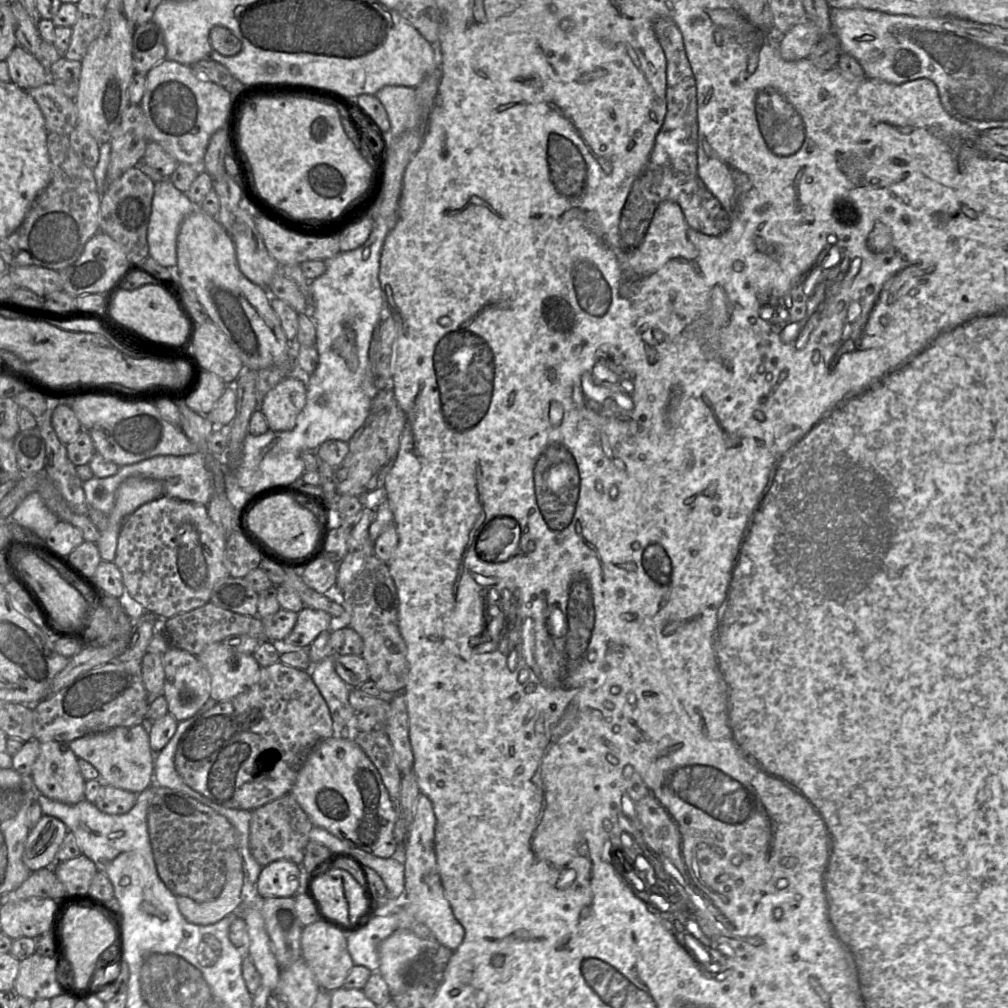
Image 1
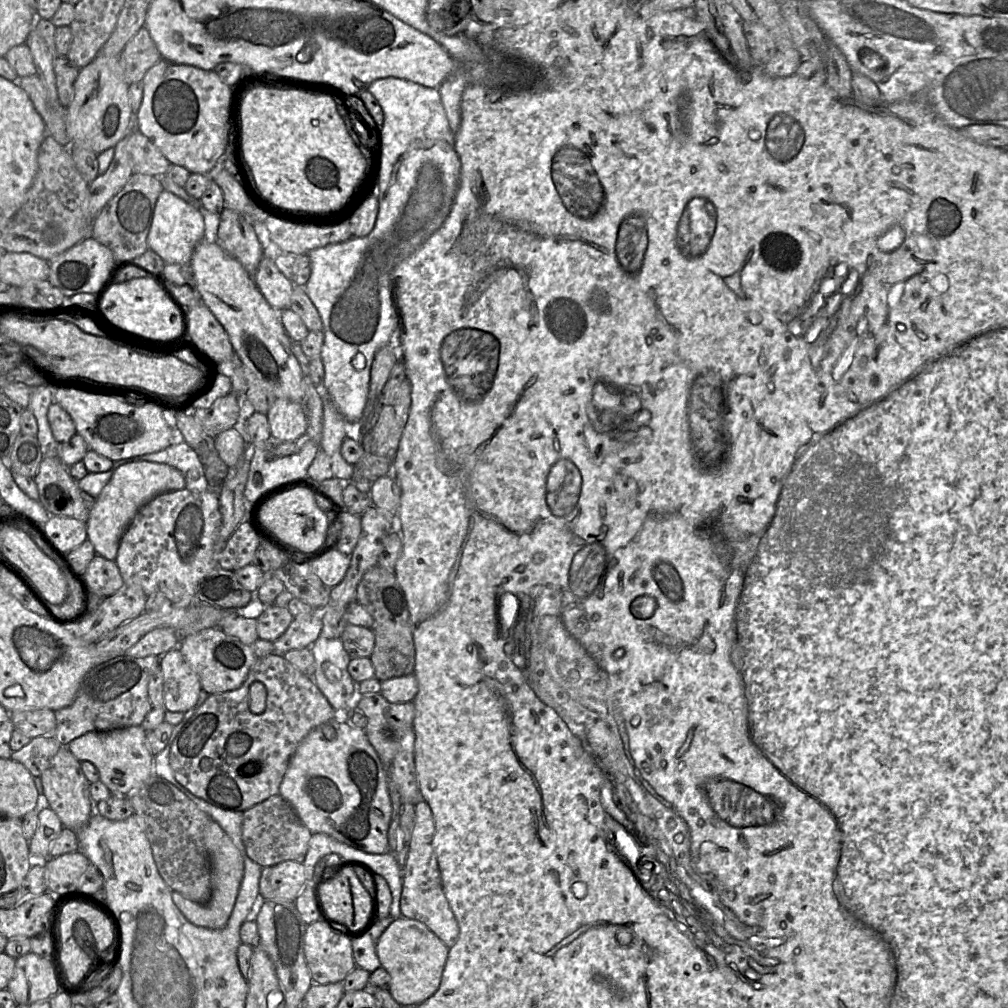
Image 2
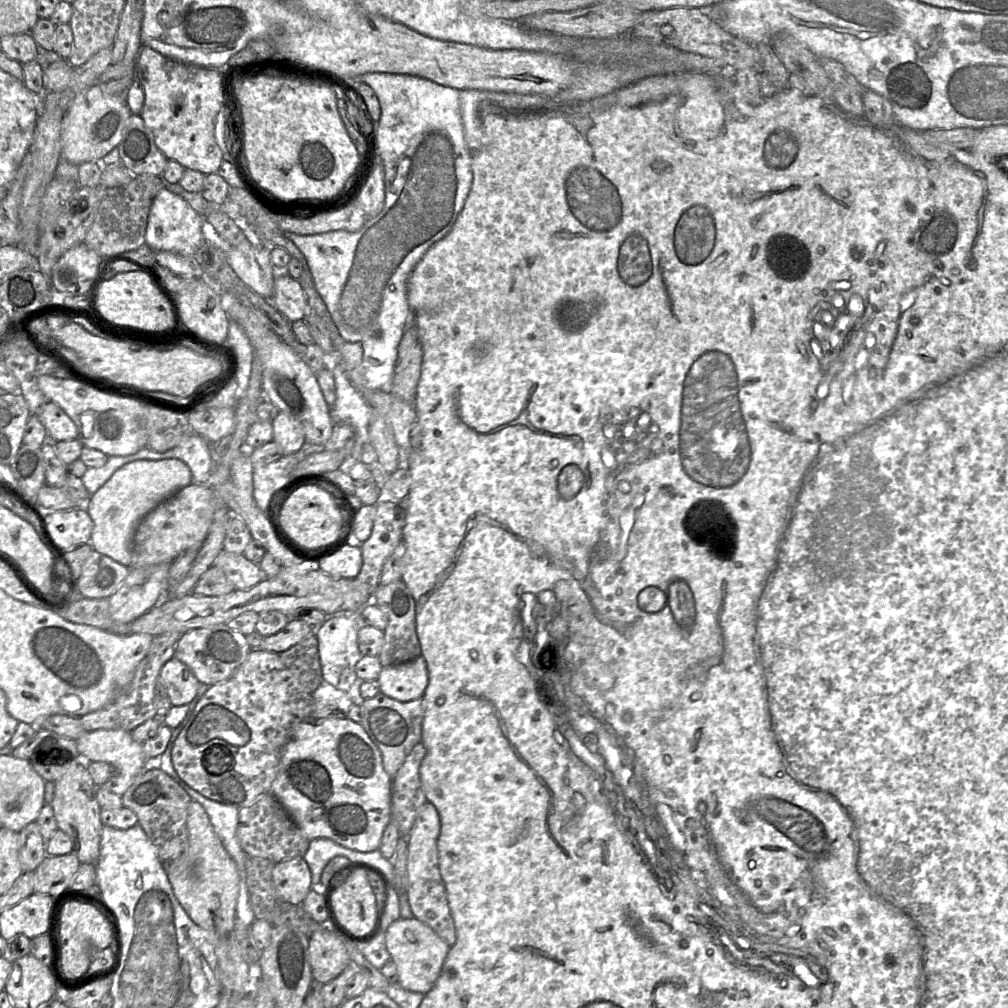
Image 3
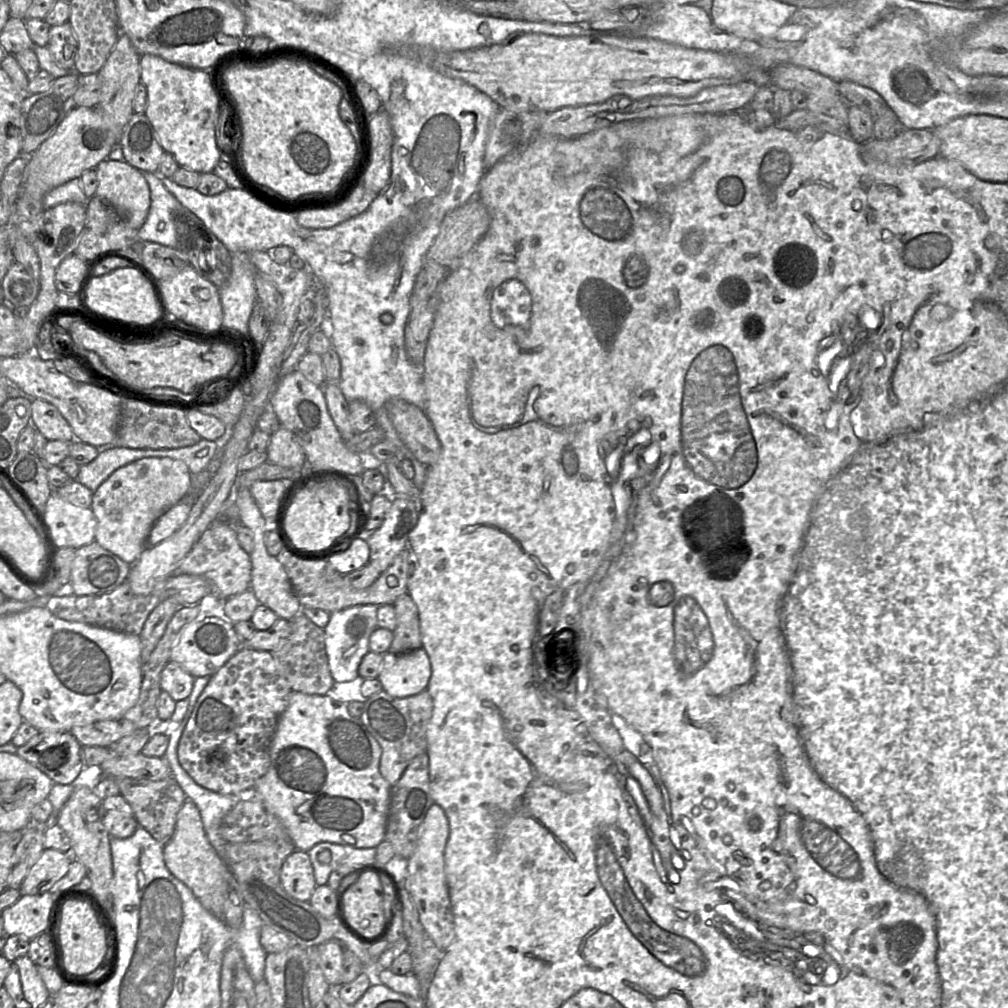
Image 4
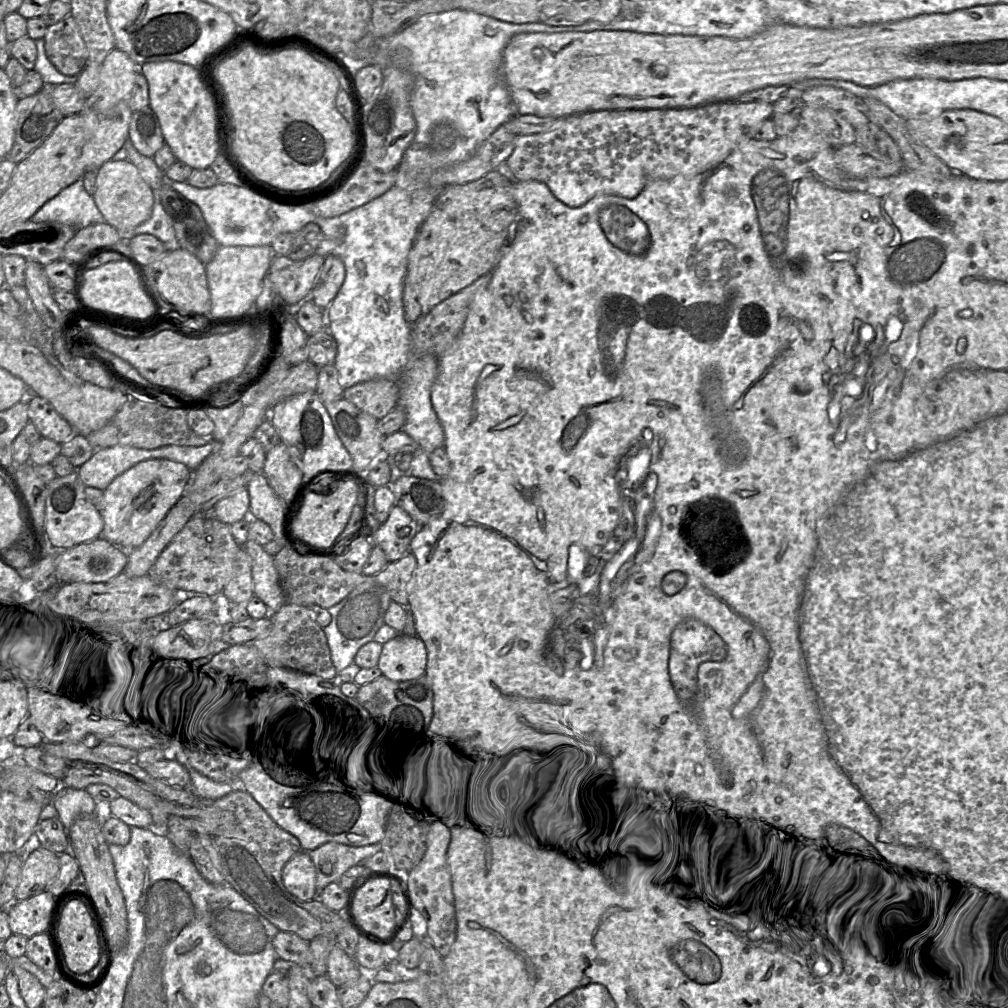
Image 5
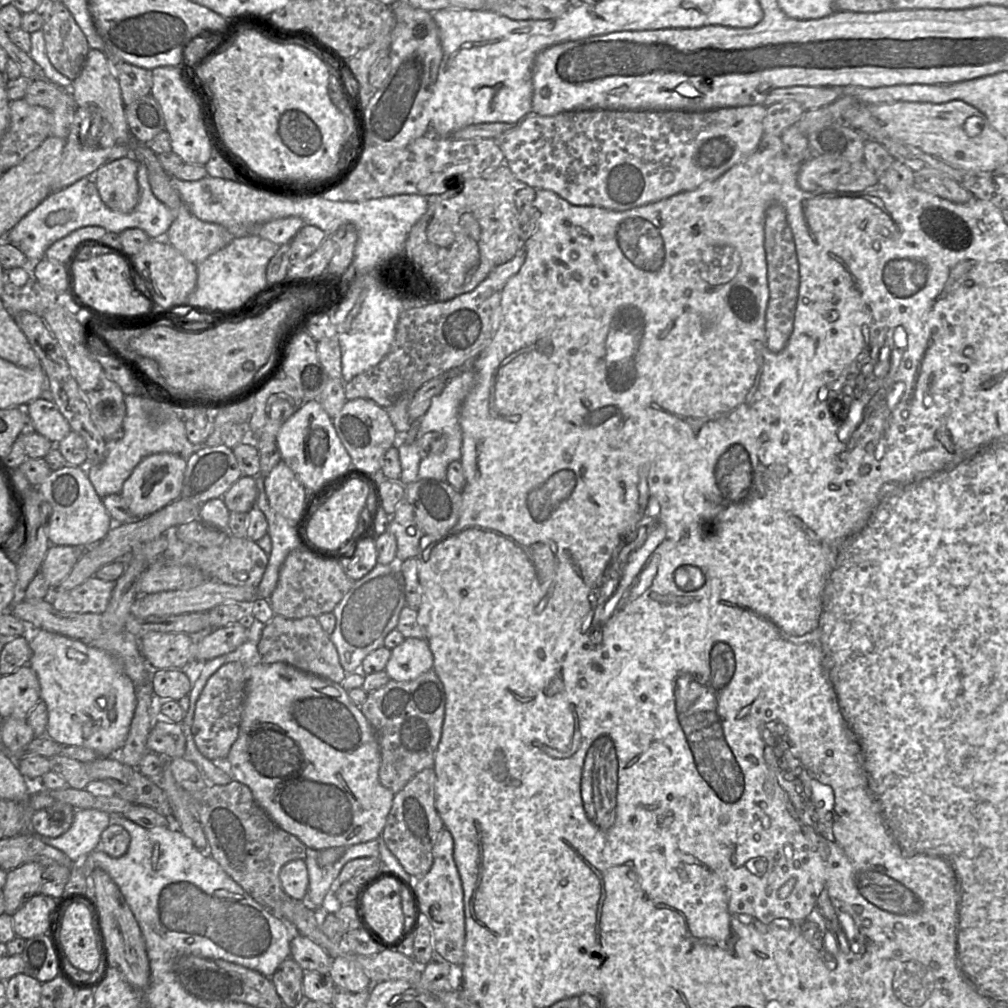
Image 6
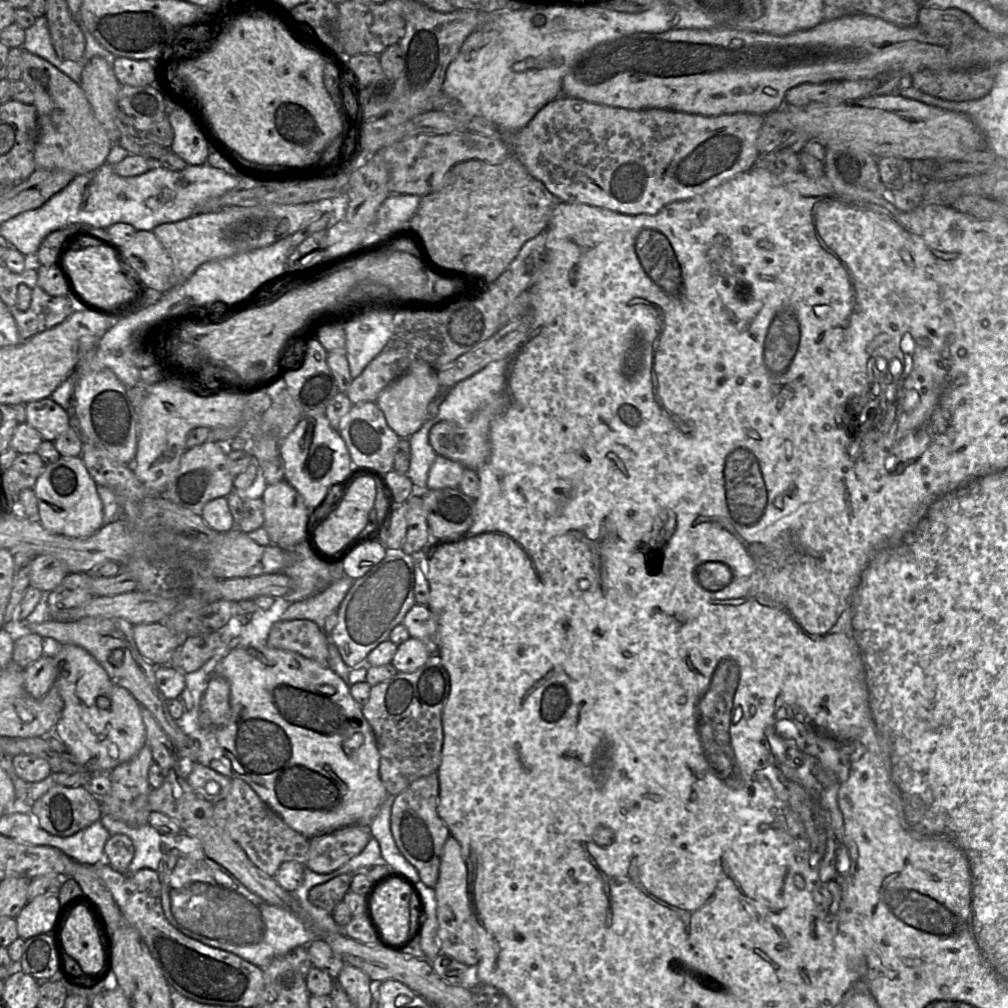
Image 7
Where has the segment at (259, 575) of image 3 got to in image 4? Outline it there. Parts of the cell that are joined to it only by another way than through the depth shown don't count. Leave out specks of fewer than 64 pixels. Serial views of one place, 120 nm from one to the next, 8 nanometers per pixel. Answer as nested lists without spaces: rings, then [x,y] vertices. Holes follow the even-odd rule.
[[[223,519],[214,521],[180,561],[175,574],[200,575],[212,586],[212,596],[223,602],[250,589],[252,563],[239,545],[236,532]]]

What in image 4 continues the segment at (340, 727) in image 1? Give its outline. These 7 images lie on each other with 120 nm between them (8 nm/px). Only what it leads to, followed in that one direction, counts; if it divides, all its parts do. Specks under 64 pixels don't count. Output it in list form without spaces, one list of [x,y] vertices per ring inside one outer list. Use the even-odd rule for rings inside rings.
[[[358,604],[330,613],[329,622],[324,630],[325,649],[328,666],[335,682],[354,680],[359,664],[369,649],[369,638],[378,627],[376,604]]]

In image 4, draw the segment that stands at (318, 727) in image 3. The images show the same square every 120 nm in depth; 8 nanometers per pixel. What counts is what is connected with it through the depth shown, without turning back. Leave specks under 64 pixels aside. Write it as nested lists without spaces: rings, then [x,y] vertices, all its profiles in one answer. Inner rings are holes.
[[[291,691],[288,706],[279,717],[271,739],[269,767],[266,773],[257,780],[253,789],[265,807],[281,821],[296,849],[301,851],[308,851],[319,842],[330,842],[354,848],[374,848],[385,838],[392,786],[382,777],[379,770],[381,747],[361,719],[350,715],[347,704],[327,695],[309,695]]]

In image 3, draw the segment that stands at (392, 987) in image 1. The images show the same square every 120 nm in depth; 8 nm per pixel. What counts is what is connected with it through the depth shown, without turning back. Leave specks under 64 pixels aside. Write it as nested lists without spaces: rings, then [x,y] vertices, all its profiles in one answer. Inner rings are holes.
[[[415,917],[392,922],[385,930],[387,951],[397,967],[397,983],[404,989],[426,994],[437,981],[450,946],[428,925]]]

